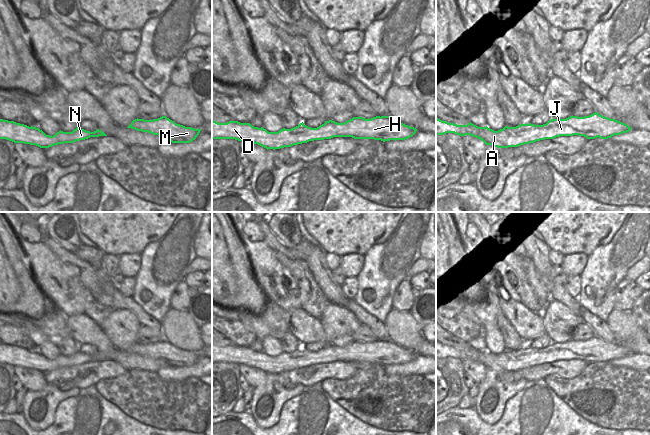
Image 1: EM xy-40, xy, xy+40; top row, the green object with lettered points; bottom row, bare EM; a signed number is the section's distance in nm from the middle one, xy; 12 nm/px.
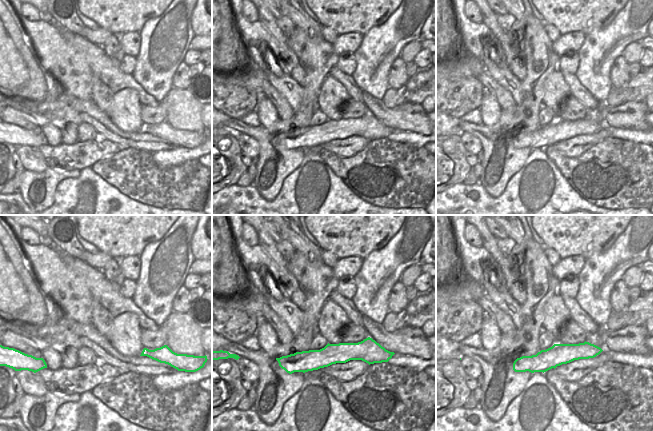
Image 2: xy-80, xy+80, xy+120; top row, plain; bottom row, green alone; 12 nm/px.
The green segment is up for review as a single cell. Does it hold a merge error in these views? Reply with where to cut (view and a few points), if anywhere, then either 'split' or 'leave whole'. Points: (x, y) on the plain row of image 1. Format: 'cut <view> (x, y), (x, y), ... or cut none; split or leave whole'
cut none; leave whole

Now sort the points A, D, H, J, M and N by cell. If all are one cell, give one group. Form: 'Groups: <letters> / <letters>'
Groups: A D H J M N

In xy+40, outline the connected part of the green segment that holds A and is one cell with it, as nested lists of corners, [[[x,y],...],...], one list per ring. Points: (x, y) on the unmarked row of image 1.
[[[595,336],[589,340],[570,340],[566,343],[551,343],[546,348],[520,348],[516,351],[505,350],[494,355],[486,351],[478,351],[471,346],[467,349],[448,347],[436,342],[436,359],[454,357],[470,359],[482,364],[486,369],[498,372],[518,371],[545,363],[560,360],[584,360],[587,363],[608,363],[614,359],[627,357],[632,352],[615,343],[604,341]]]

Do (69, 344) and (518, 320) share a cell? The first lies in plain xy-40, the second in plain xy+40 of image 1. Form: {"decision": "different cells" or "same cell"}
{"decision": "different cells"}

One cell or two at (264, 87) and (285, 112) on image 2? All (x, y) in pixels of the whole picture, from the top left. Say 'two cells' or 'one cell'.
one cell

